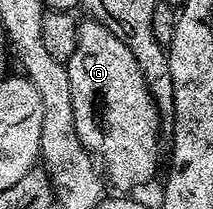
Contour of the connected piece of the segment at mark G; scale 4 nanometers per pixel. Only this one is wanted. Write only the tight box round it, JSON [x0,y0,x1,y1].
[65,17,160,193]

